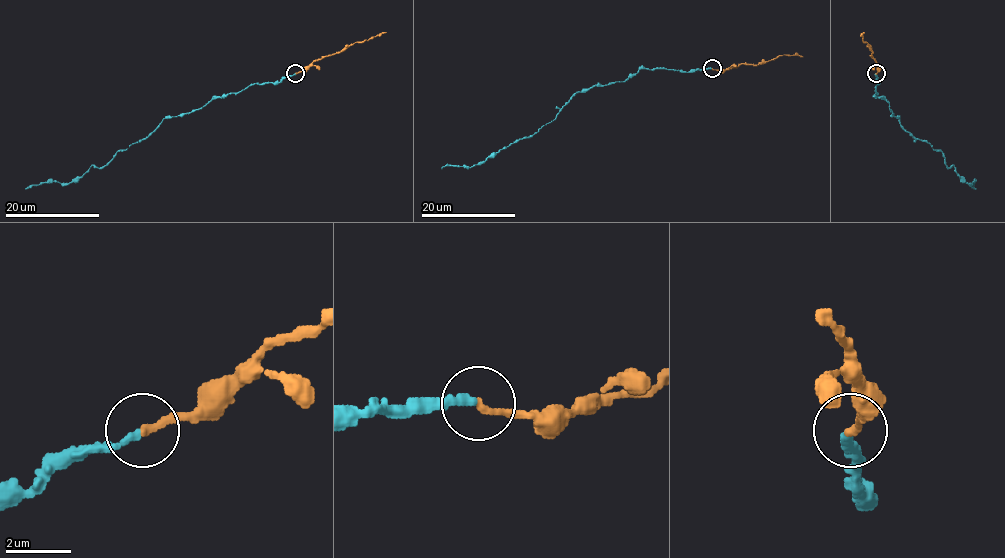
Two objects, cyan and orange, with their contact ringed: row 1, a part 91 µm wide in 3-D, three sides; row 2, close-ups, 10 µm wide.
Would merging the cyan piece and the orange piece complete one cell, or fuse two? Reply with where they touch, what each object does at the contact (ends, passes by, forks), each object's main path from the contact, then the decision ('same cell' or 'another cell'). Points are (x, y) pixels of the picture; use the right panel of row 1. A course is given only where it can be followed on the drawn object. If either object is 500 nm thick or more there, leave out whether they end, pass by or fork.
(876, 73) | cyan ends | orange ends | cyan via (876, 73), (876, 95), (902, 126), (939, 150), (976, 189) | orange via (876, 73), (877, 63), (871, 56), (871, 48), (862, 41), (864, 32) | same cell

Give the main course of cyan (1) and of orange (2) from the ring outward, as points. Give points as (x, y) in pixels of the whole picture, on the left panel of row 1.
1: (295, 73), (274, 83), (254, 83), (165, 118), (147, 137), (68, 183), (47, 180), (25, 189)
2: (295, 73), (325, 56), (339, 53), (355, 42), (386, 32)

